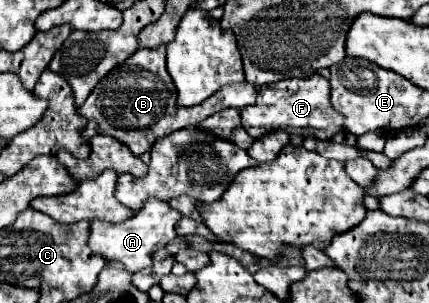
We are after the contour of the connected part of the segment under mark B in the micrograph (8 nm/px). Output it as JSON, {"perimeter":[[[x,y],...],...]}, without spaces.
{"perimeter":[[[158,46],[150,50],[136,50],[128,60],[124,60],[120,66],[116,66],[102,78],[90,92],[86,102],[78,108],[78,114],[88,122],[82,128],[80,136],[88,140],[94,134],[106,134],[126,144],[136,156],[142,156],[152,148],[152,144],[158,138],[172,134],[180,128],[200,124],[202,118],[206,118],[216,110],[220,112],[228,106],[244,108],[254,100],[256,100],[256,86],[244,82],[220,88],[218,100],[212,106],[200,104],[190,108],[176,108],[176,88],[166,72],[166,48]]]}

